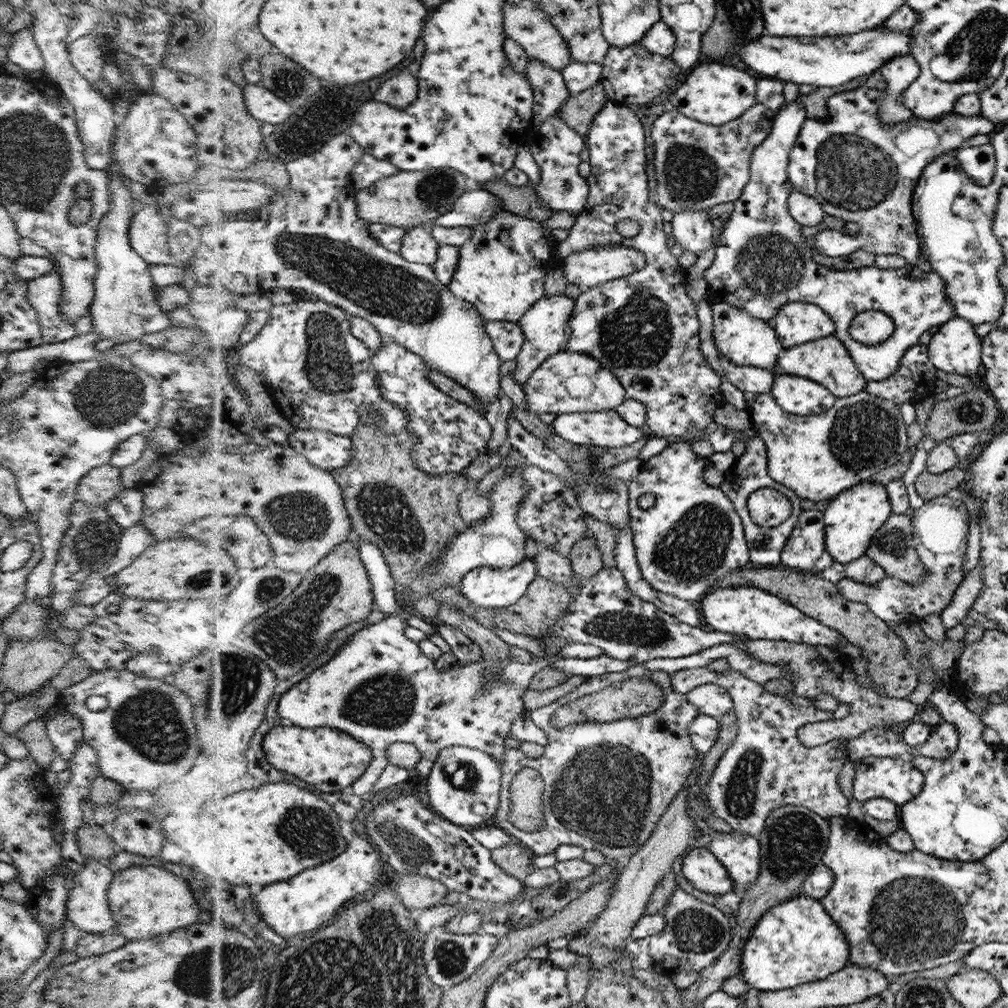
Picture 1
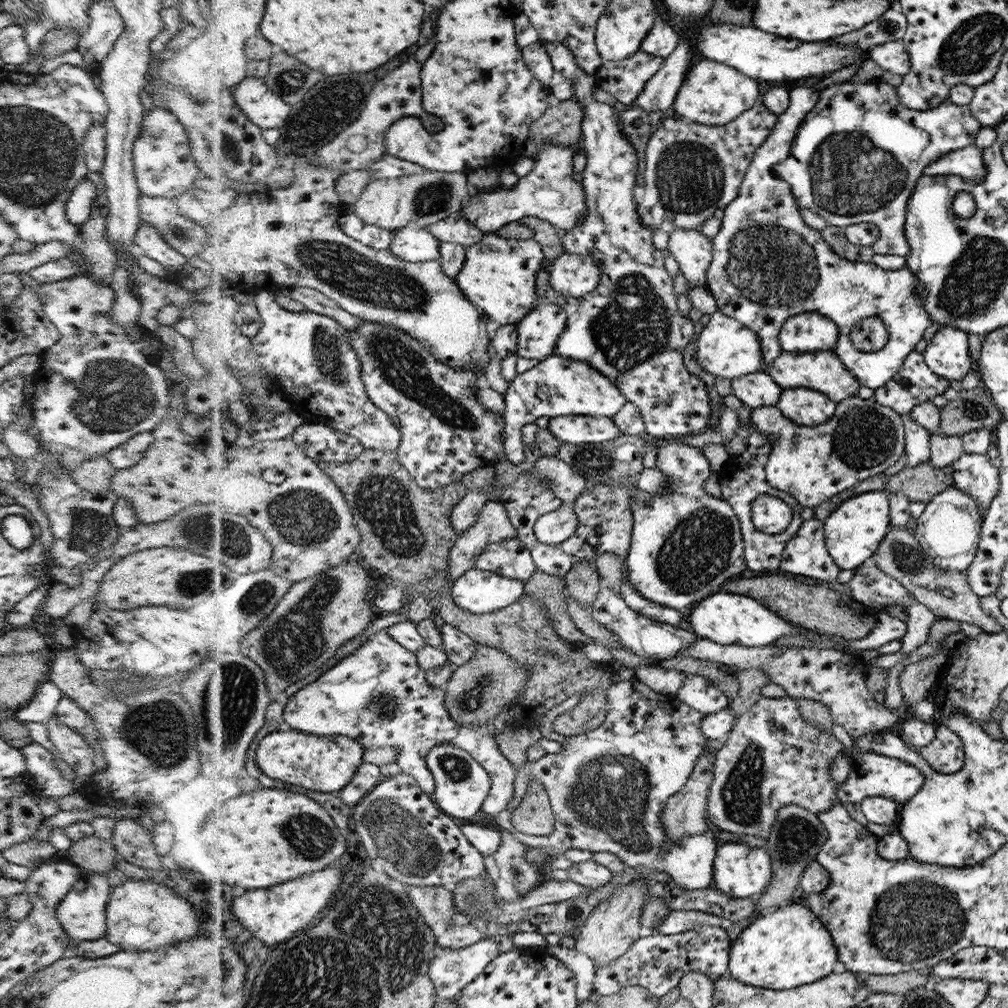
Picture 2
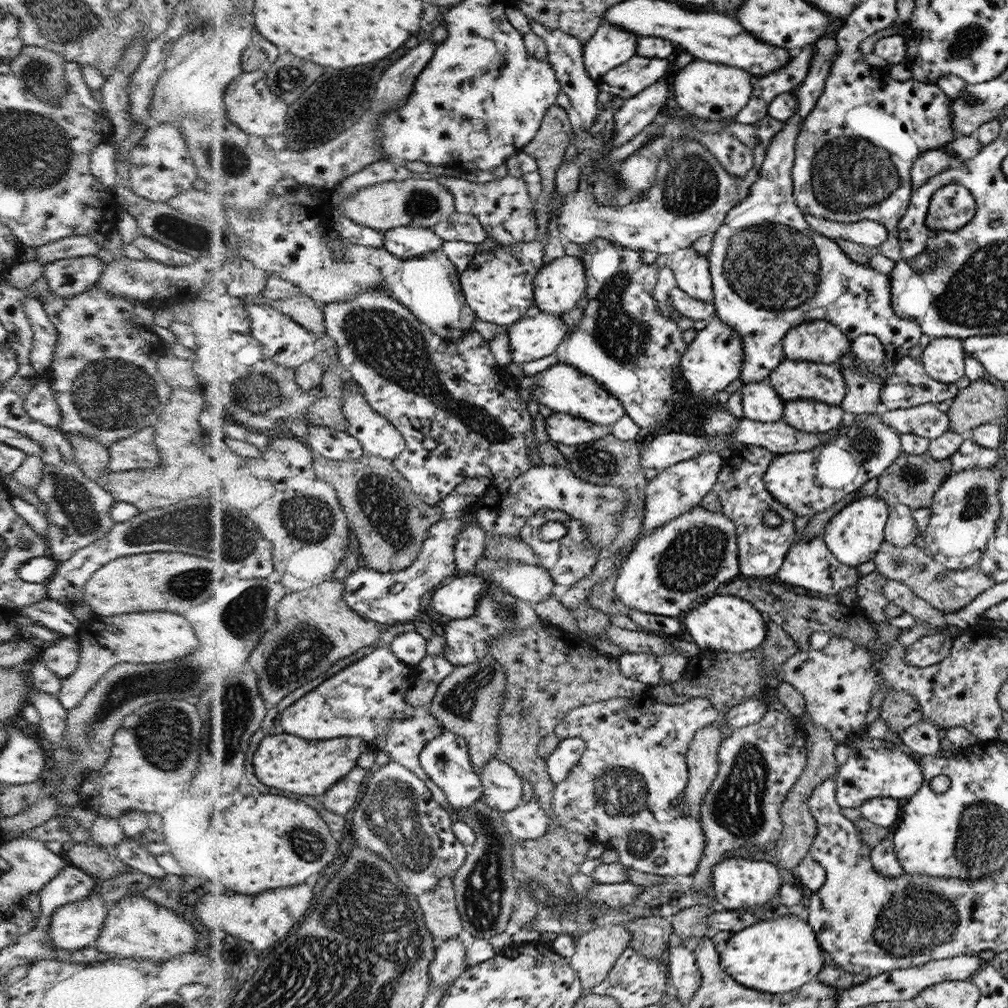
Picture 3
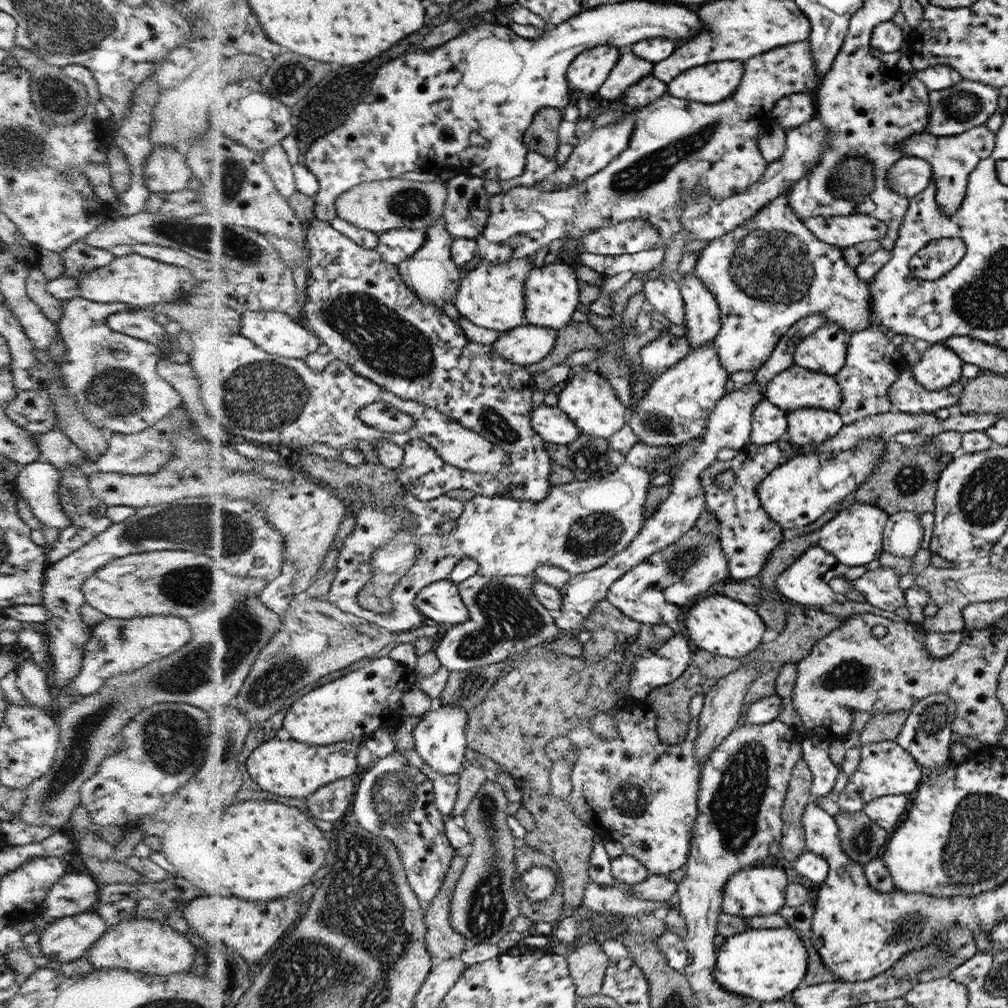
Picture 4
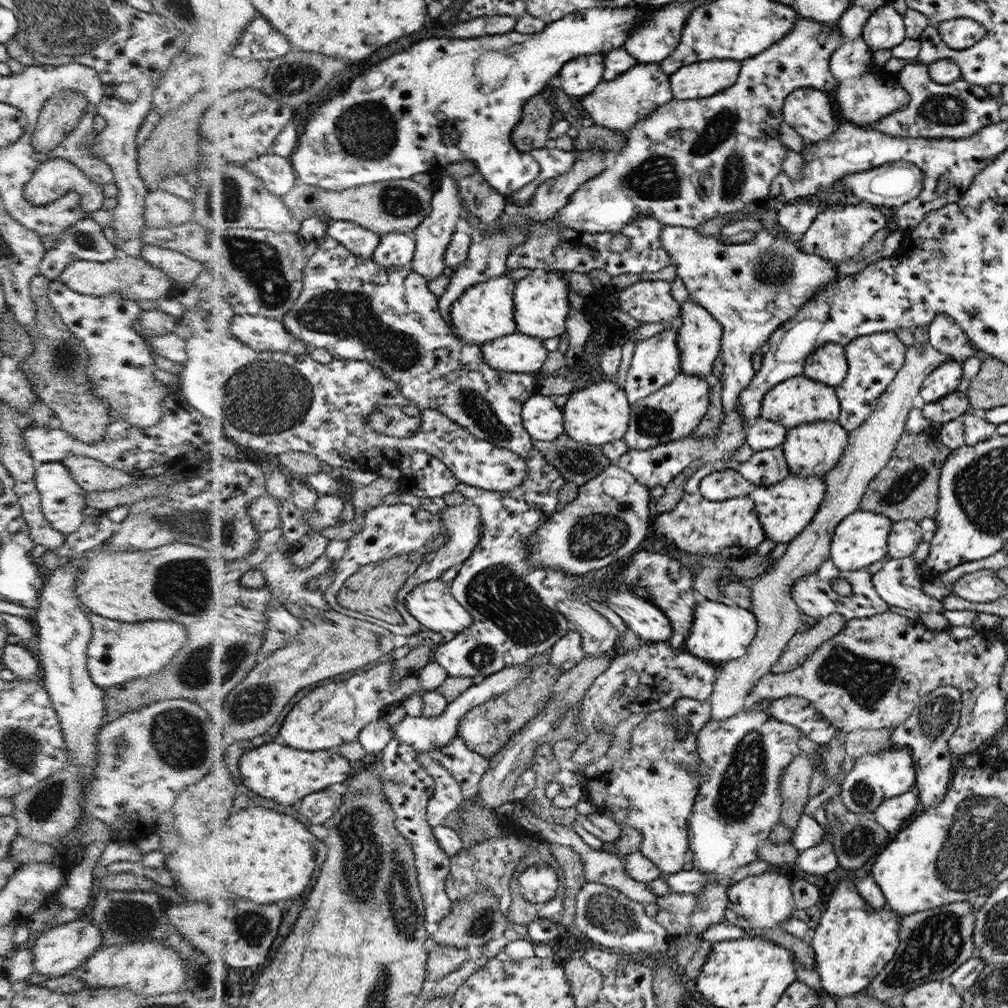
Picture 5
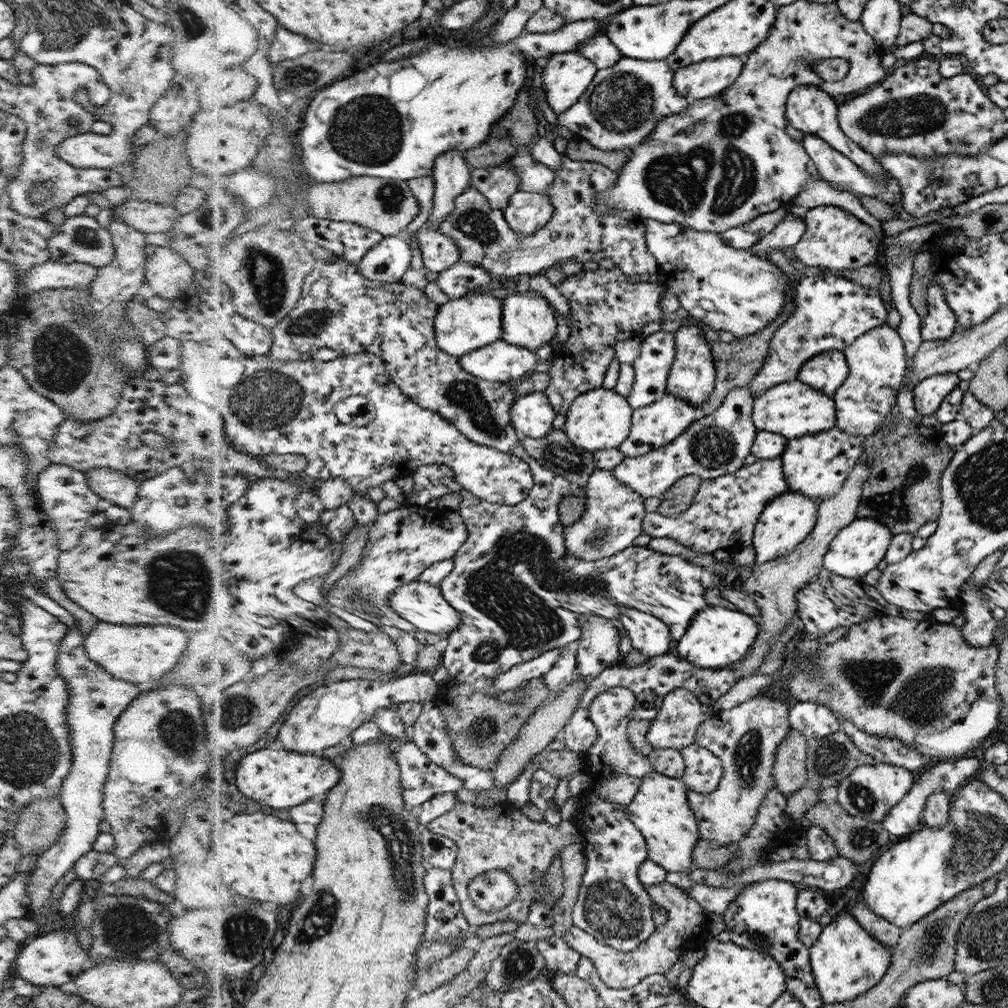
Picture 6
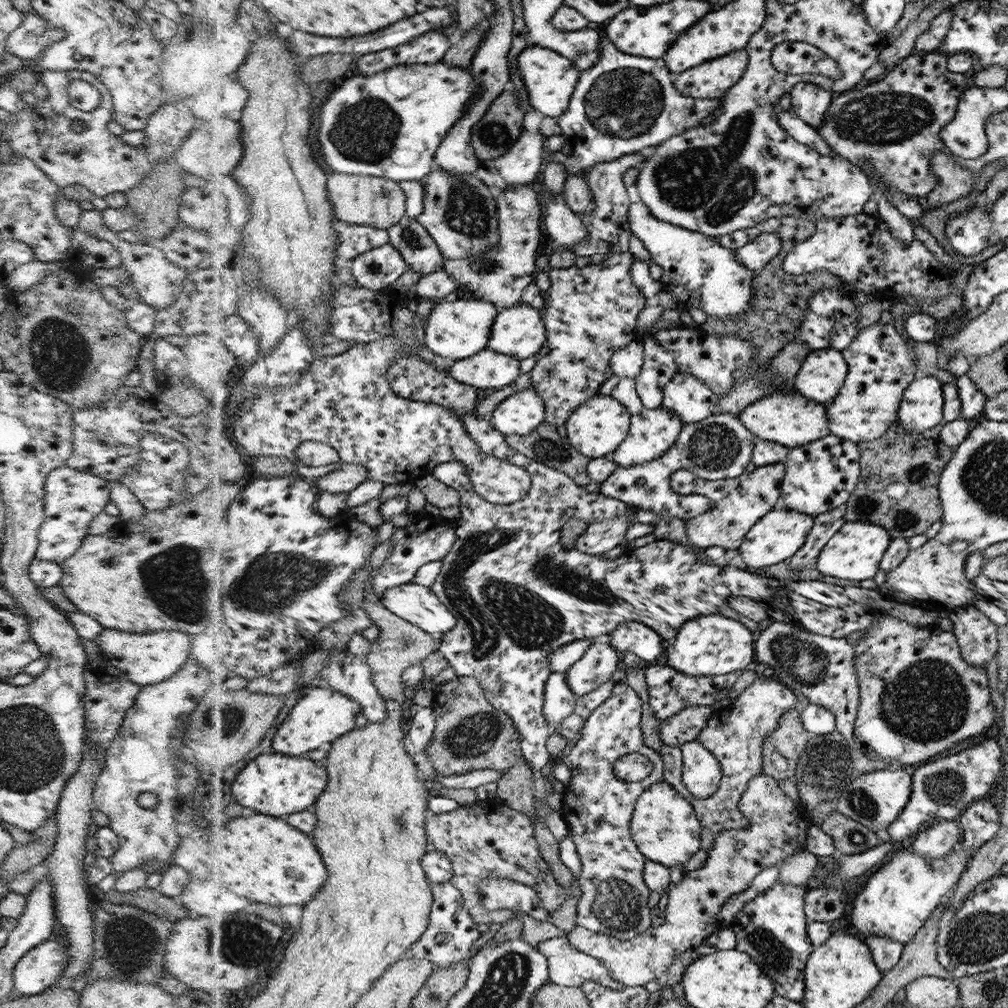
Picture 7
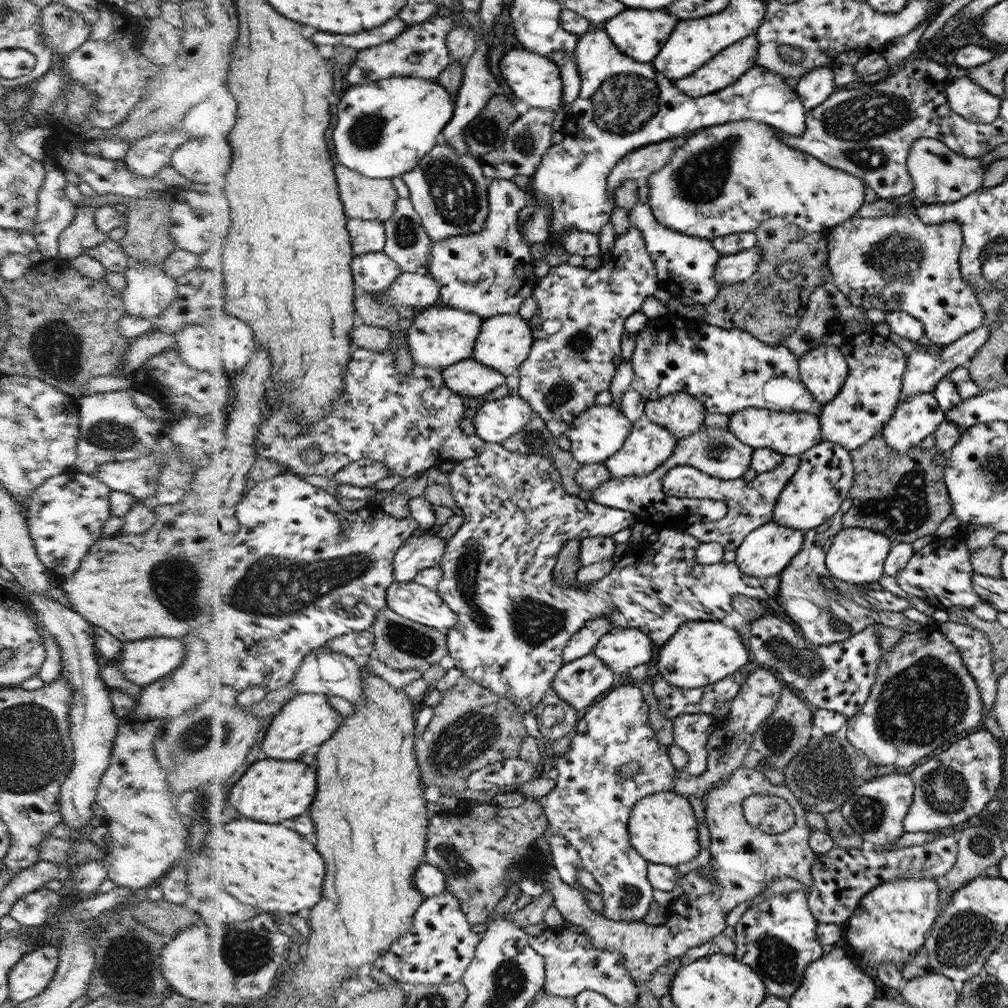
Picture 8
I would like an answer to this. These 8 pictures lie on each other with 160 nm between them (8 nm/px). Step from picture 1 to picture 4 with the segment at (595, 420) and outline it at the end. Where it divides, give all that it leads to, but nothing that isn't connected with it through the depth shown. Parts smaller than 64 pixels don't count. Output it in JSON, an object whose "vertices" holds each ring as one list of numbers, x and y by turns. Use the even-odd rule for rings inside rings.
{"vertices":[[541,404,531,416,532,427,543,435,545,442,568,444,582,436,575,421,558,406]]}

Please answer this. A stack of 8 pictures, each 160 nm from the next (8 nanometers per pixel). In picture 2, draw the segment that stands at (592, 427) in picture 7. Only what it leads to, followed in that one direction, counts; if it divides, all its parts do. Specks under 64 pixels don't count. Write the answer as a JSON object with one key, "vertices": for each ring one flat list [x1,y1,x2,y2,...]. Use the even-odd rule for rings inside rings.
{"vertices":[[557,352,538,362,536,367,517,373,503,397,505,398,503,417,507,422,504,433,504,458,510,460,514,466,524,462,523,426,535,422,540,416,554,418,588,415,614,418,615,414,627,404,625,395,607,375,600,374,586,361,568,359]]}

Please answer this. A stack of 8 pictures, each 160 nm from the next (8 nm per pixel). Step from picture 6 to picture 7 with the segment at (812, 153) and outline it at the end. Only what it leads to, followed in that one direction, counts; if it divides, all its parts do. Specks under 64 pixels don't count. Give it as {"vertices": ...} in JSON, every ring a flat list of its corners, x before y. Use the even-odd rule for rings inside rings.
{"vertices":[[778,106,775,107,778,112,778,120,780,124,785,128,787,133,792,139,797,142,803,143,804,146,810,146,812,150,816,150,818,154,828,156,828,158,840,159,840,155,836,155,830,145,826,145,826,141,822,139,817,130,814,130,812,126,808,126,803,119,800,119,798,115,794,114,792,110,787,112,781,112]]}

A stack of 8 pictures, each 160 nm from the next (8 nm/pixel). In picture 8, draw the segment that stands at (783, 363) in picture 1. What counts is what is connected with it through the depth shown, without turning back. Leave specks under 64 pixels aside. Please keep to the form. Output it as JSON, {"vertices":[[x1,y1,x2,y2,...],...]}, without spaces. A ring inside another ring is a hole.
{"vertices":[[766,408,740,410,729,415,727,429,744,444,756,448,779,451,784,456,800,455,823,440,818,415,809,412,778,412]]}

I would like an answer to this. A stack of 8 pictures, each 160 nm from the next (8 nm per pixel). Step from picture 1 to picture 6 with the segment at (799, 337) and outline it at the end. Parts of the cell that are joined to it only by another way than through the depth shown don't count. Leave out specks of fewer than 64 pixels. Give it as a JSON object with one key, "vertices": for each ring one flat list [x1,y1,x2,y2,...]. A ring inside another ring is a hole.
{"vertices":[[829,350,818,353,809,360,801,368,796,379,832,396,843,385,849,374,850,364,847,363,843,351]]}

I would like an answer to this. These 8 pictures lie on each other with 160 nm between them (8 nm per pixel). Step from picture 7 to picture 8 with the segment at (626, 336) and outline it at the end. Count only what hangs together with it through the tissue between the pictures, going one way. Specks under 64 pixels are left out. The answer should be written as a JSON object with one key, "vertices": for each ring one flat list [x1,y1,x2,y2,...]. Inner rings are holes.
{"vertices":[[630,226,625,234,615,240,610,251,612,259,600,269,588,270,584,266,572,266,567,262,550,267,546,276,539,278,533,293,538,302,537,313,528,320,532,326,534,342,530,357,520,366,516,374,519,378,519,396,531,403,534,414,538,415,556,437,570,432,571,422,590,409,596,402,596,392,608,390,612,379,620,366,620,338,626,324,626,318,642,310,648,296,661,286,658,268,646,247,642,232],[546,320,560,322,560,330,547,334,542,329]]}

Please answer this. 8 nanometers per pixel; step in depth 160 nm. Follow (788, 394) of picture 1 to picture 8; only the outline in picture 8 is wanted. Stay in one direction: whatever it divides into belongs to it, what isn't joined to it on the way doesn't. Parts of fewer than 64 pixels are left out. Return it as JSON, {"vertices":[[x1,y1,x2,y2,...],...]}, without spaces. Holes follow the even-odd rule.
{"vertices":[[826,440,800,454,799,461,799,469,777,498,771,520,780,526,807,531,830,521,839,512,855,482,855,467,850,450,840,443]]}

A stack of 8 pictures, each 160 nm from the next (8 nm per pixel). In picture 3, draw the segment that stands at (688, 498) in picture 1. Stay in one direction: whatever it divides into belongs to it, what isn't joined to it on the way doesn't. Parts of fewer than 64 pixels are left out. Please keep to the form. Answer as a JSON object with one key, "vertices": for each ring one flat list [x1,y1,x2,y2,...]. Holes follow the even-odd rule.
{"vertices":[[698,505,636,541,620,567,614,593,629,609,675,618,680,612,688,611,702,604,703,600,713,597,715,591,722,591,724,586,739,577,741,573,735,523,723,511,711,512]]}

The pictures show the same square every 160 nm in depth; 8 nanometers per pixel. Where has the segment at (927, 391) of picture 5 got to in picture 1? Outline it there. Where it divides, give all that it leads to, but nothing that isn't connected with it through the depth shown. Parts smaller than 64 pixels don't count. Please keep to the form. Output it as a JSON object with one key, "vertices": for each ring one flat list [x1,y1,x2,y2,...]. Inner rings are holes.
{"vertices":[[954,317,939,327,939,330,931,336,927,345,928,354,936,369,944,372,962,374,970,378,979,378,982,373,982,338,975,330,976,325,967,319]]}

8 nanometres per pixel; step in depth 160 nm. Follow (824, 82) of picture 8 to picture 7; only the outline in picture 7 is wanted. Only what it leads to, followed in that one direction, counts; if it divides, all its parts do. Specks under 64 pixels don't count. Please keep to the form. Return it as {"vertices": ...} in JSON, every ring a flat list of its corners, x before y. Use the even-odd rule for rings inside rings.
{"vertices":[[810,82,796,84,789,94,792,112,819,131,824,126,824,114,835,95]]}

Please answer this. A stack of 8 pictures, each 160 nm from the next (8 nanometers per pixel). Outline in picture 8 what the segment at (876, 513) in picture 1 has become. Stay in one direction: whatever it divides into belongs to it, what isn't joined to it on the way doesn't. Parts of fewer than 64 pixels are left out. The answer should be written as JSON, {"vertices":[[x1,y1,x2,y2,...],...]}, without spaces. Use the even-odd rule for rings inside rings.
{"vertices":[[843,528,832,541,831,548,828,549,826,564,831,571,834,579,843,580,852,585,863,585,874,583,880,580,886,574,884,566,886,565,888,554,891,552,891,539,886,534,880,534,880,531,865,528]]}

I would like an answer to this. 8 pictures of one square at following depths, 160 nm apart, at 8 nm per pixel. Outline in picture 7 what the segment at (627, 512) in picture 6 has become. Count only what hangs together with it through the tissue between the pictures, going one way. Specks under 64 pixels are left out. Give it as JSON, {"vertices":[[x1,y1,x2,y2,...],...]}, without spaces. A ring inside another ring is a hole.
{"vertices":[[629,506,627,514,589,524,577,538,575,549,588,555,602,556,616,548,630,529,632,520,629,516,636,514,637,510,637,506]]}

